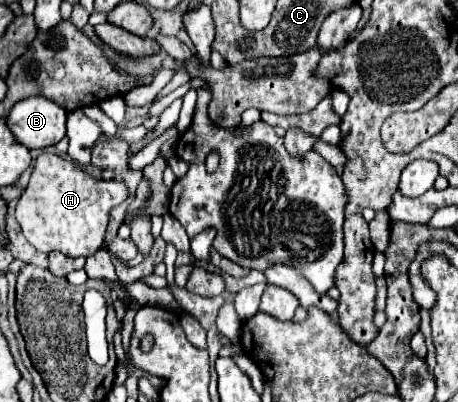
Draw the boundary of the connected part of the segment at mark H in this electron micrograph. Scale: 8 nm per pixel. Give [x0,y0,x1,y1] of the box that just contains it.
[16,153,128,257]

